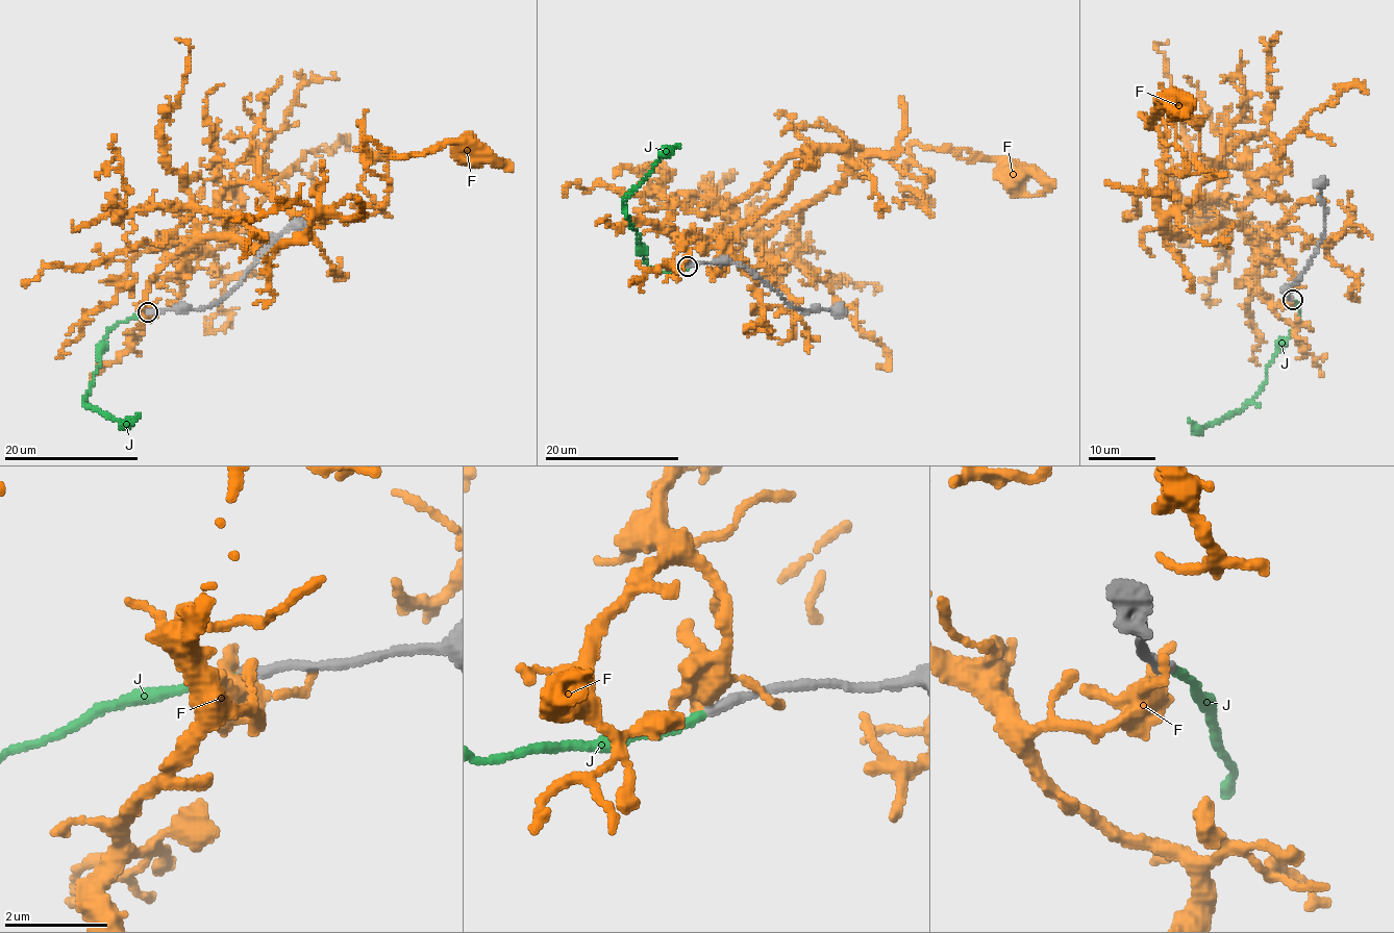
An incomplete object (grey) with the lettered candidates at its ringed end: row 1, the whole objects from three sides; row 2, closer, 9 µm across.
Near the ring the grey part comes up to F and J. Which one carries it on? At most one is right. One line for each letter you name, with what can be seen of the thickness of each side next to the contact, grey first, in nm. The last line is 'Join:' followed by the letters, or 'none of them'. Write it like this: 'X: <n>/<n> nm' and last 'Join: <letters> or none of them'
J: 200/130 nm
Join: J

